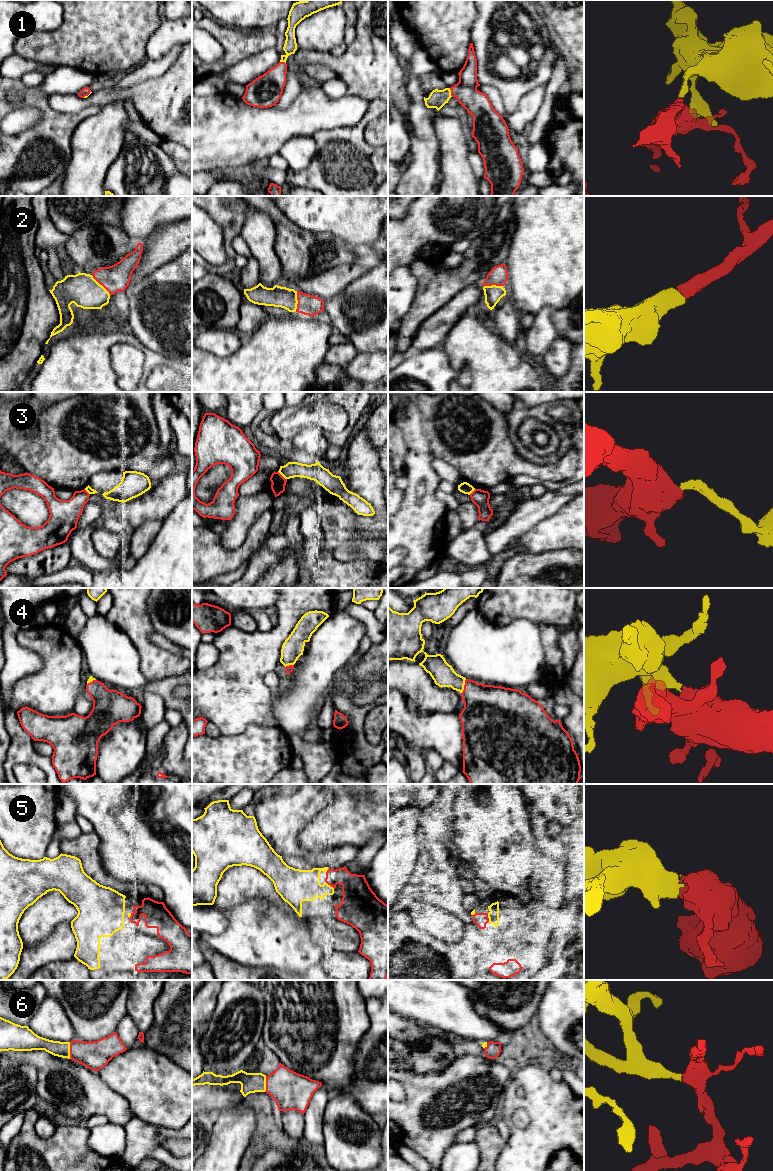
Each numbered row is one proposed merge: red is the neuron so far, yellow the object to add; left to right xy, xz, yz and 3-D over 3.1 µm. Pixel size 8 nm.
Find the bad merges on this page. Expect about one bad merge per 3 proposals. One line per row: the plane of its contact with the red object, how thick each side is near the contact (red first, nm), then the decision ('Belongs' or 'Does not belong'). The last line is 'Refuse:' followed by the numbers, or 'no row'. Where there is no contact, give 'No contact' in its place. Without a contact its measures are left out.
1: Touches red in yz. Thickness 200 nm (red) against 150 nm. Belongs
2: Touches red in xy. Thickness 220 nm (red) against 260 nm. Belongs
3: Touches red in xz. Thickness 110 nm (red) against 130 nm. Does not belong
4: Touches red in yz. Thickness 360 nm (red) against 180 nm. Belongs
5: Touches red in xz. Thickness 260 nm (red) against 260 nm. Belongs
6: Touches red in xy. Thickness 220 nm (red) against 130 nm. Belongs
Refuse: 3

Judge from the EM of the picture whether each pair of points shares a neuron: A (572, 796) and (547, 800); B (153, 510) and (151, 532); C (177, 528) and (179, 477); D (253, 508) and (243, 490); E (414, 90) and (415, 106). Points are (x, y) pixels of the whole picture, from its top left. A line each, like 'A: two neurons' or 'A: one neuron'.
A: two neurons
B: two neurons
C: two neurons
D: two neurons
E: one neuron

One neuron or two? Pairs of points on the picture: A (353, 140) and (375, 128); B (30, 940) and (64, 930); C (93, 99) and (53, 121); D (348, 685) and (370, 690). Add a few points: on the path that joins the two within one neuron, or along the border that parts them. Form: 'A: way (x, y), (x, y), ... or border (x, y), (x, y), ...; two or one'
A: border (377, 117), (365, 129), (364, 139), (371, 146); two
B: border (69, 921), (59, 923), (43, 940), (29, 947); two
C: border (88, 104), (96, 104), (101, 107); two
D: way (353, 690), (355, 692), (365, 692); one

